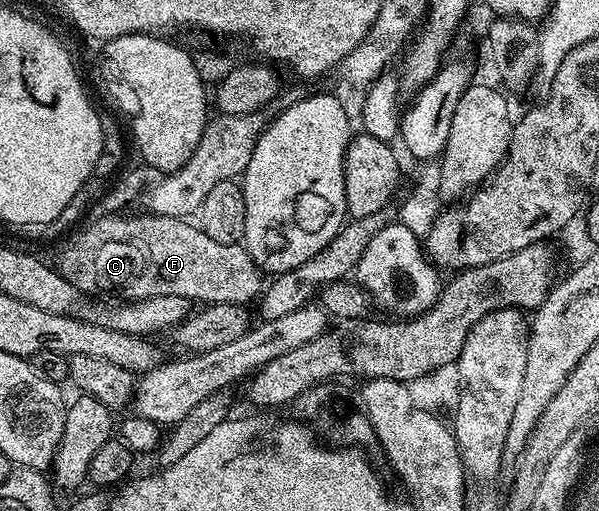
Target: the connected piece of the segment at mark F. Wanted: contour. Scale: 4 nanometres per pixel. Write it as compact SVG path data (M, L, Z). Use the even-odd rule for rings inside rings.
M150 212L131 213L106 214L103 218L94 219L90 223L92 226L84 225L78 231L80 234L64 248L63 255L60 256L59 262L57 261L59 273L65 276L65 280L69 280L69 284L82 291L87 286L95 286L95 250L99 250L99 246L111 246L111 242L123 242L123 246L135 246L135 250L143 254L143 262L147 262L147 270L143 270L143 278L139 278L139 282L131 282L131 290L127 290L127 293L122 296L124 299L142 300L153 296L181 296L192 303L199 302L195 304L212 302L251 304L251 301L254 303L262 295L265 289L265 274L250 258L243 244L220 244L207 236L199 224L194 221L191 223L187 218L170 218Z

